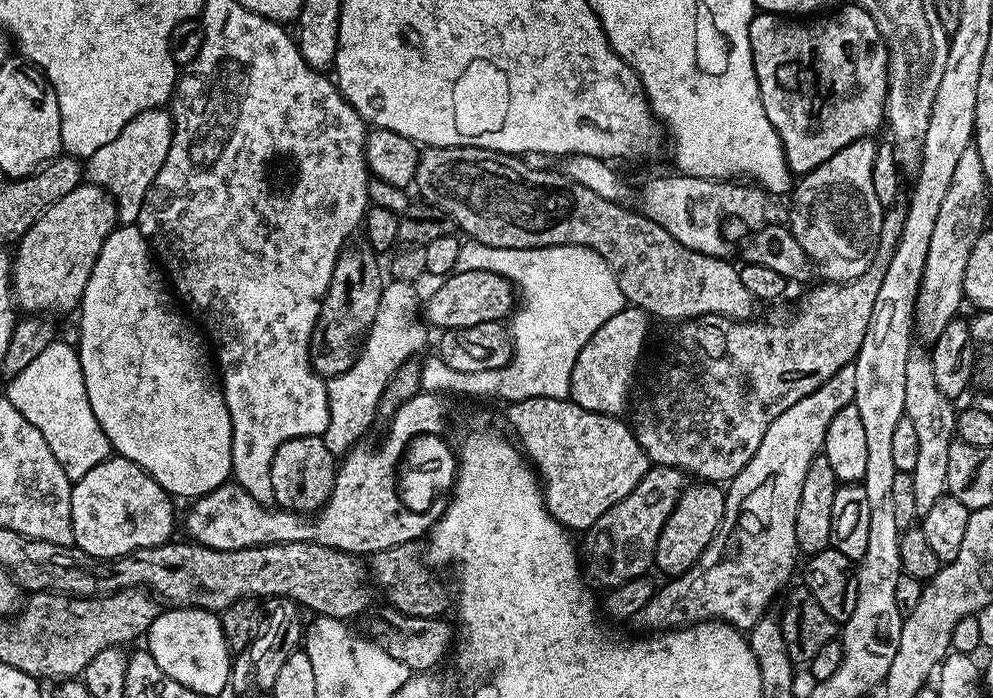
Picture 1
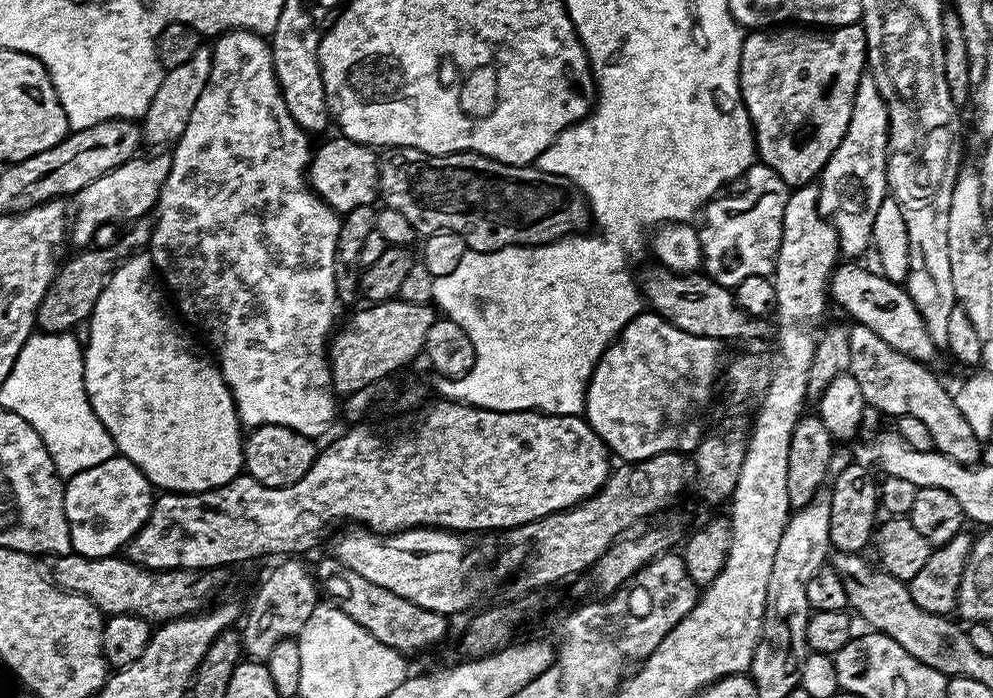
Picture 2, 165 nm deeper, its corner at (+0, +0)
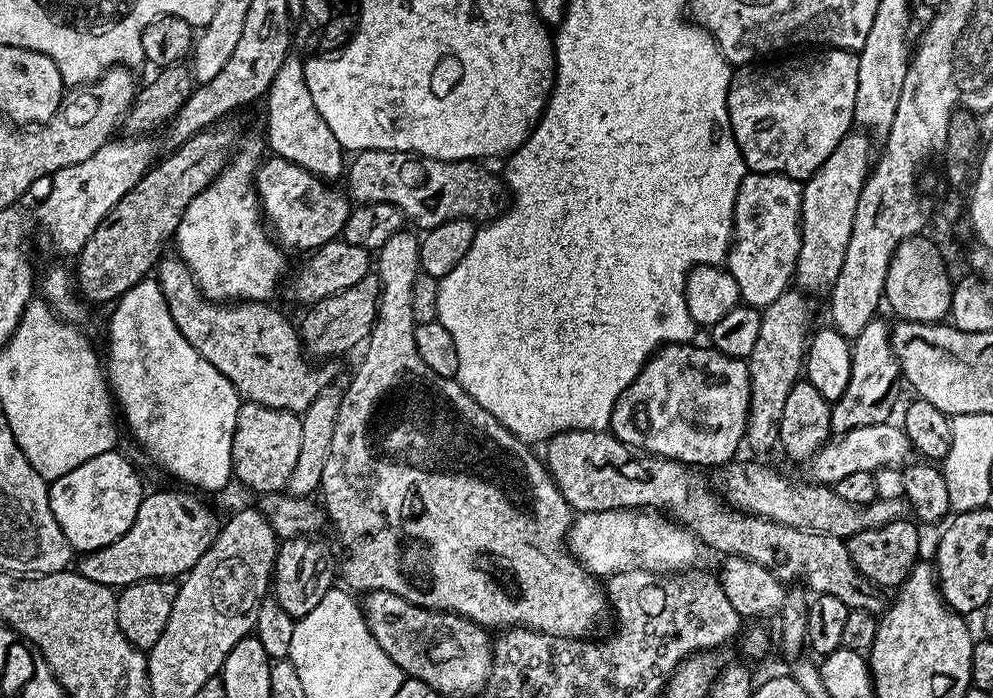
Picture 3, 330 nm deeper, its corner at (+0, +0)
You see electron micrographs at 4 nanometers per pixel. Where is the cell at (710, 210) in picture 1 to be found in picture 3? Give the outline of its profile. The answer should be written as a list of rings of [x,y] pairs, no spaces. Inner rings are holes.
[[[774,172],[745,175],[738,190],[732,223],[732,247],[728,250],[726,267],[734,282],[738,282],[741,301],[753,308],[764,309],[770,302],[774,302],[774,298],[789,291],[793,283],[800,249],[800,207],[803,193],[801,181],[792,180],[789,176],[778,176]]]

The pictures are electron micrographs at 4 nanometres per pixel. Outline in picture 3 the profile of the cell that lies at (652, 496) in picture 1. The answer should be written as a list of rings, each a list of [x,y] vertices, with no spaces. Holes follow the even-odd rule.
[[[789,290],[783,292],[778,298],[774,298],[774,302],[770,302],[761,311],[760,317],[762,318],[762,327],[758,329],[758,338],[754,345],[754,350],[750,350],[747,359],[748,373],[750,374],[750,410],[748,411],[748,425],[744,431],[744,440],[746,441],[747,447],[749,444],[749,446],[756,452],[768,452],[772,447],[775,449],[780,439],[780,419],[782,418],[782,409],[786,406],[786,397],[790,394],[790,390],[793,386],[801,379],[804,371],[804,357],[806,355],[808,338],[810,335],[810,327],[808,328],[808,323],[812,320],[812,300],[813,297],[803,290]]]

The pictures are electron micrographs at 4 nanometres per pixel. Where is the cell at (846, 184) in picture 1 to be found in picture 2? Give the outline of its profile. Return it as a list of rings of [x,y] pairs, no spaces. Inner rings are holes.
[[[871,74],[859,80],[850,114],[850,126],[838,150],[826,162],[818,183],[818,210],[831,224],[840,243],[841,253],[848,258],[860,258],[871,249],[874,218],[888,191],[888,107]]]

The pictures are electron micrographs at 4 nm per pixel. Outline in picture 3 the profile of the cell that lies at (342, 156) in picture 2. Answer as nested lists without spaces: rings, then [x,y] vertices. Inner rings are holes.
[[[269,155],[256,172],[255,186],[267,227],[281,248],[301,248],[308,254],[343,233],[350,211],[349,197],[302,166],[281,156]]]

